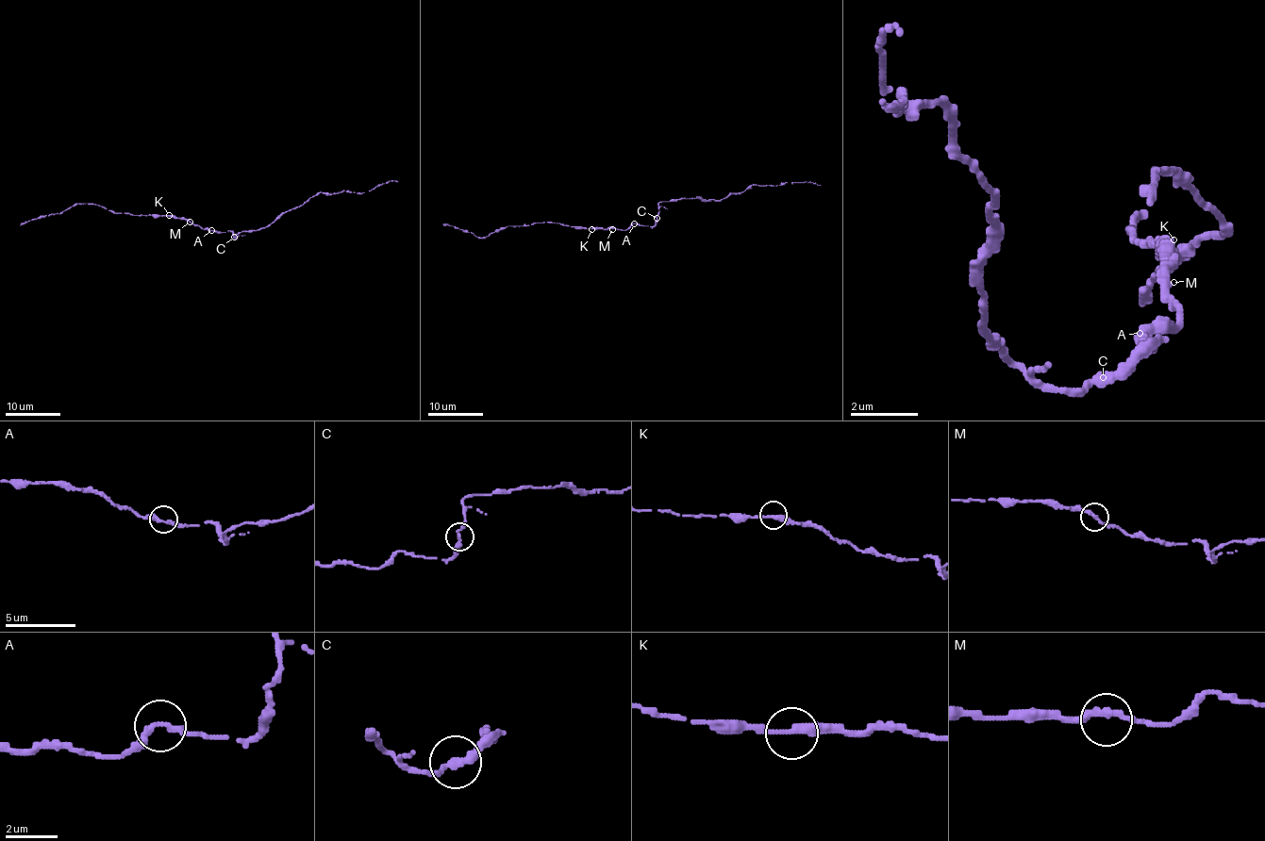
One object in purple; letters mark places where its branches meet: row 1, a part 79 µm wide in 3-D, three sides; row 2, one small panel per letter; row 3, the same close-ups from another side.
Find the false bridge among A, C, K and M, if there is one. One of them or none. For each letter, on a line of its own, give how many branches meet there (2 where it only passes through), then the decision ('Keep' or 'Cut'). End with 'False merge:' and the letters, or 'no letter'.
A: Branches: 2. Keep
C: Branches: 2. Keep
K: Branches: 2. Keep
M: Branches: 2. Keep
False merge: no letter

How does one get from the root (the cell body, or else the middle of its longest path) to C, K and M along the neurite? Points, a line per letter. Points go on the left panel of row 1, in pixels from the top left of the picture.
C: (217, 231), (230, 231), (235, 237)
K: (217, 231), (203, 230), (169, 215)
M: (217, 231), (203, 230), (190, 222)

